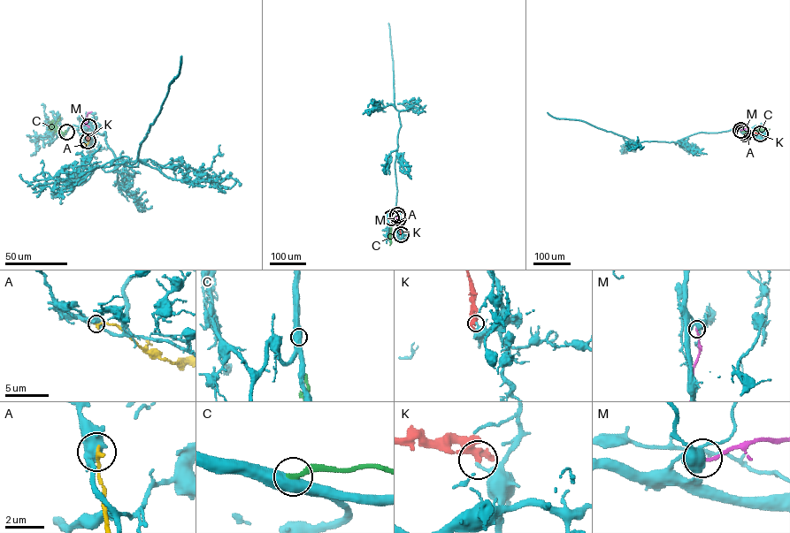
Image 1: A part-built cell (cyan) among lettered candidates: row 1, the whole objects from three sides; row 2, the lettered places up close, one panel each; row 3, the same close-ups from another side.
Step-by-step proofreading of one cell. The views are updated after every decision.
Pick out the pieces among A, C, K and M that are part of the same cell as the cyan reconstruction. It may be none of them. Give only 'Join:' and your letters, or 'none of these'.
Join: none of these

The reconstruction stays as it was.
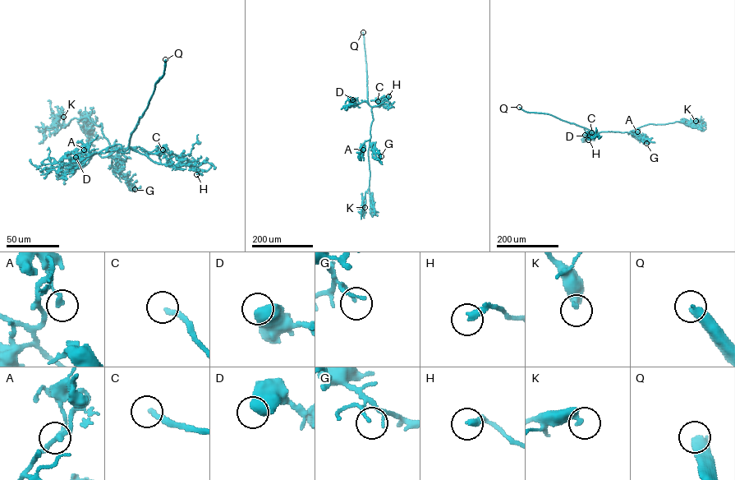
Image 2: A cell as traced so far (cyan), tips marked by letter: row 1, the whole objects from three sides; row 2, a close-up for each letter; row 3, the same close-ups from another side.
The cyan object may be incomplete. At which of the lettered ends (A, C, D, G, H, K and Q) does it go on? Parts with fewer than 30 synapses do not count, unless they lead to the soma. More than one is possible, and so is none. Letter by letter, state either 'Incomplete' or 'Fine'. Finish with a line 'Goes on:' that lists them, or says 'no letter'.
A: Fine
C: Incomplete
D: Fine
G: Fine
H: Fine
K: Fine
Q: Incomplete
Goes on: C, Q

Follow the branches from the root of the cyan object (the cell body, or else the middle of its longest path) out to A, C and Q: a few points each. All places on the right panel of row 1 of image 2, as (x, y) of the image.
A: (615, 131), (636, 134), (637, 131)
C: (615, 131), (595, 132), (594, 136), (591, 132)
Q: (615, 131), (594, 132), (550, 114), (525, 112), (519, 107)

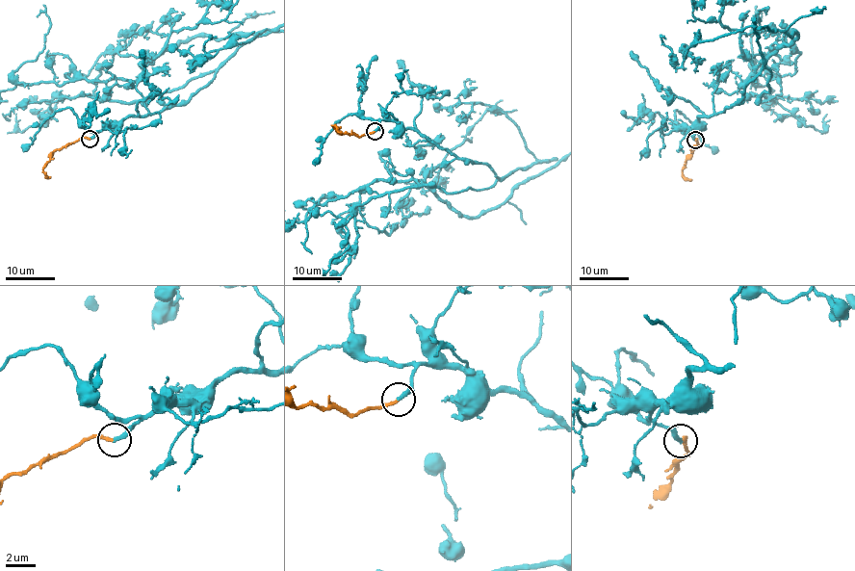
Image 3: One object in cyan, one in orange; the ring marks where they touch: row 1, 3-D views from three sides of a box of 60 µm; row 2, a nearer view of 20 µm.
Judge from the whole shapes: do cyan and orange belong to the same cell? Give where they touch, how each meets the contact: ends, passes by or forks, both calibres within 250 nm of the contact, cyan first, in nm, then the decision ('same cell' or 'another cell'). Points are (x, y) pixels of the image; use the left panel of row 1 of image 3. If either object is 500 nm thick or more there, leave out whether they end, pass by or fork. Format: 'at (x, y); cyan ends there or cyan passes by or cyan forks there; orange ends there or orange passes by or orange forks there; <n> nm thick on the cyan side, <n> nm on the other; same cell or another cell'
at (90, 139); cyan ends there; orange ends there; 280 nm thick on the cyan side, 220 nm on the other; same cell

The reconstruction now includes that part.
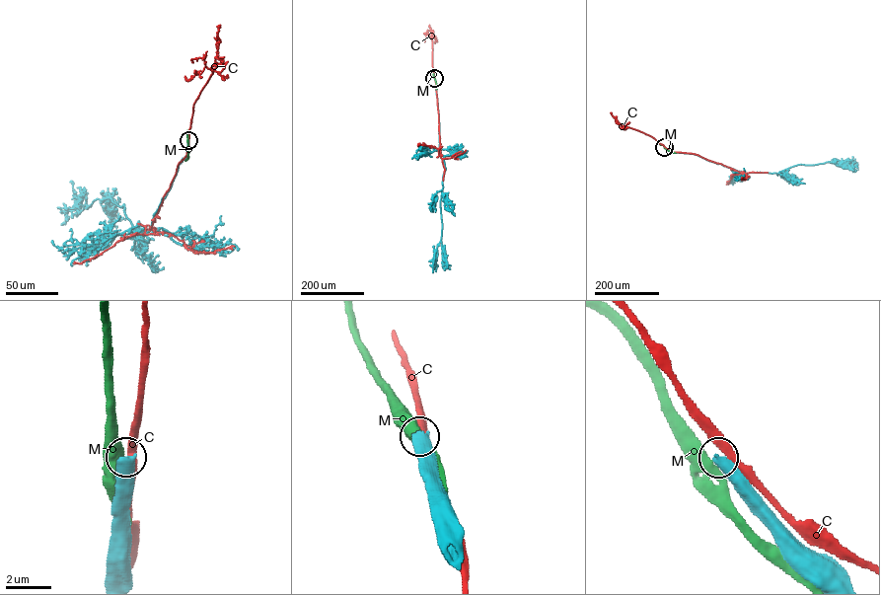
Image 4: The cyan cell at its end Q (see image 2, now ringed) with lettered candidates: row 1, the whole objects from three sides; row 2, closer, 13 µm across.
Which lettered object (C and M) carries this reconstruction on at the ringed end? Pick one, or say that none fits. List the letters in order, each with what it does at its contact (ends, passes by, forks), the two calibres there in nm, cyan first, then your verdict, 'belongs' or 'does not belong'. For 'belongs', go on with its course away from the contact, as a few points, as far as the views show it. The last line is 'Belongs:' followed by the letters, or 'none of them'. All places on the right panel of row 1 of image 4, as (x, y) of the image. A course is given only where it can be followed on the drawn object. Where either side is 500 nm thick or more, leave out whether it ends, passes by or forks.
C: it passes by; calibres 420 and 320 nm; does not belong
M: calibres 650 and 650 nm; does not belong
Belongs: none of them

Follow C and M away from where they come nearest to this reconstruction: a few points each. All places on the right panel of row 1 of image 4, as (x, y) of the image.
C: (665, 147), (673, 152), (697, 155), (743, 172), (732, 175), (729, 184)
M: (664, 147), (676, 153)

